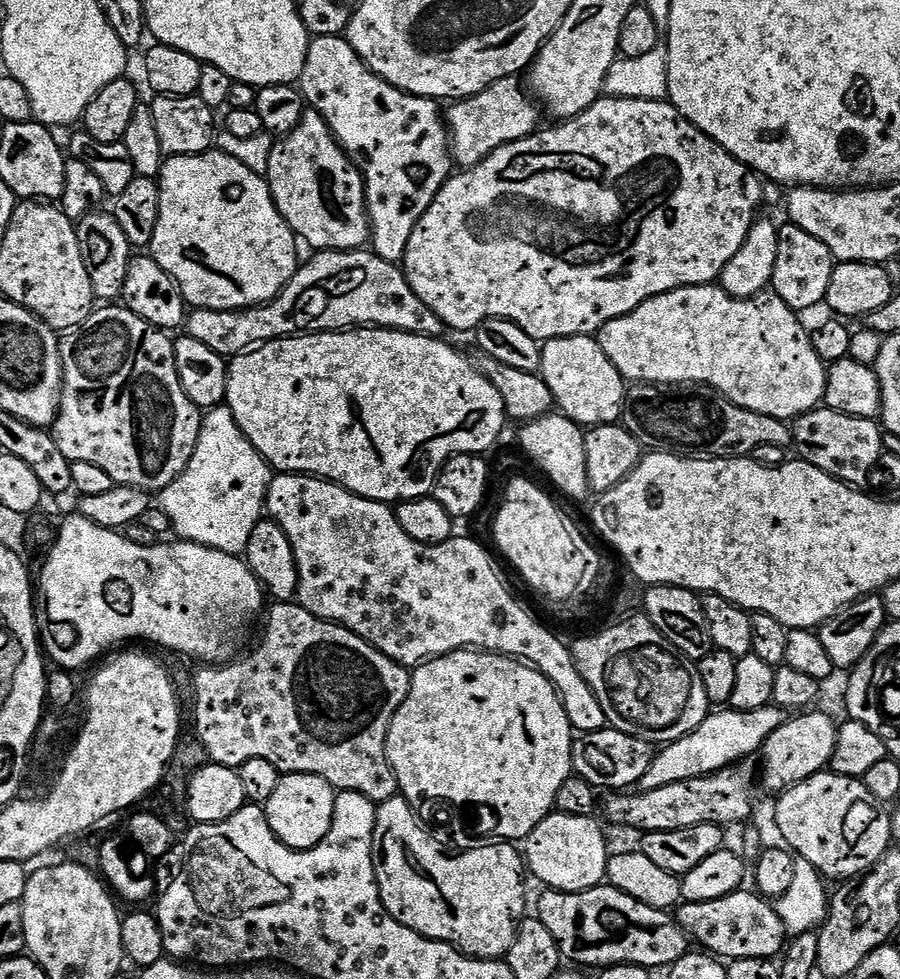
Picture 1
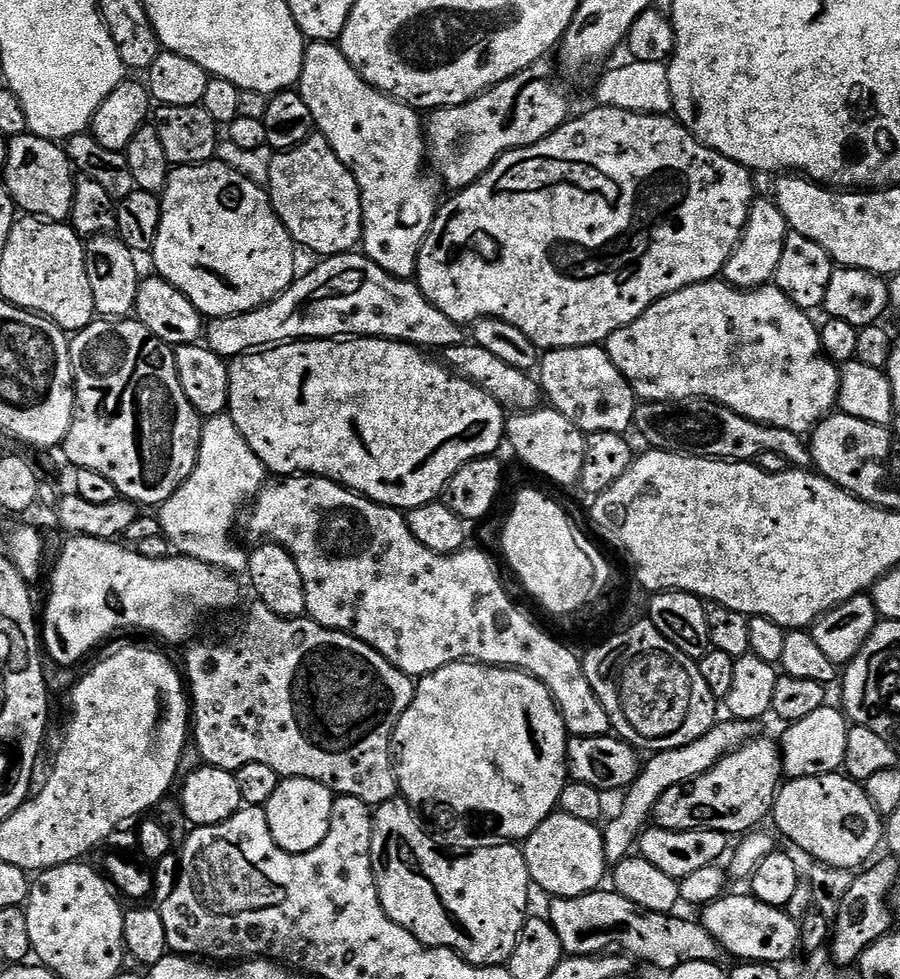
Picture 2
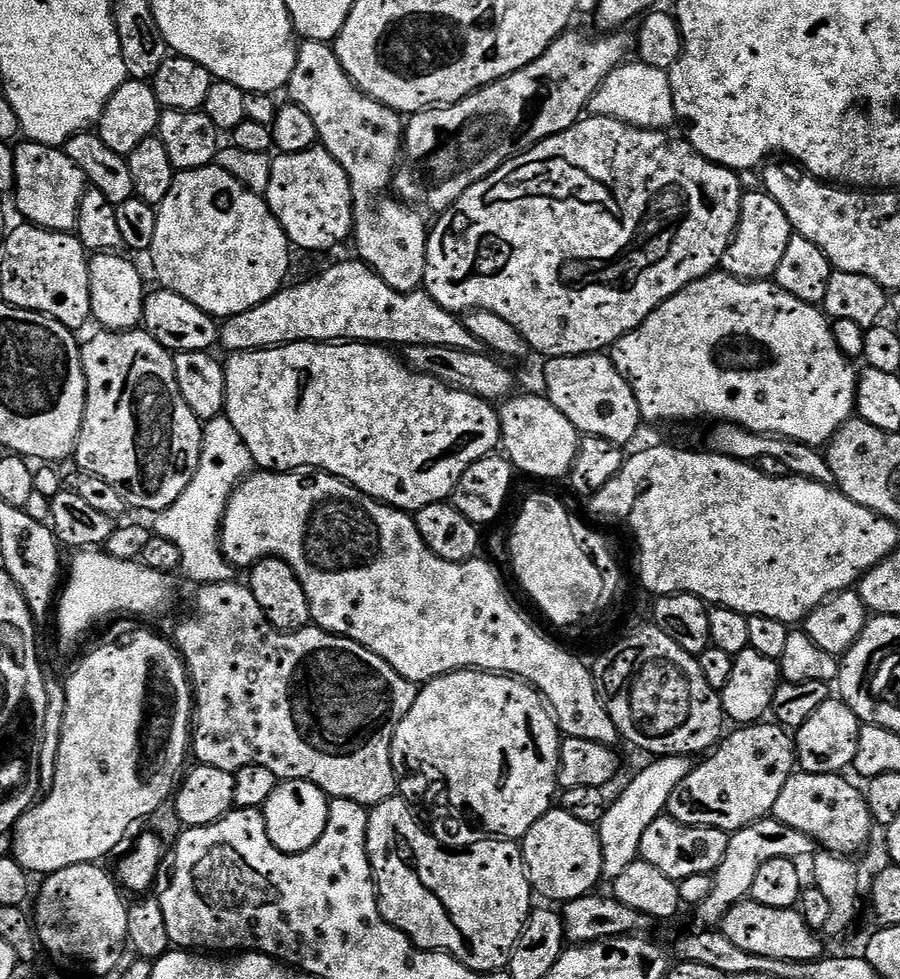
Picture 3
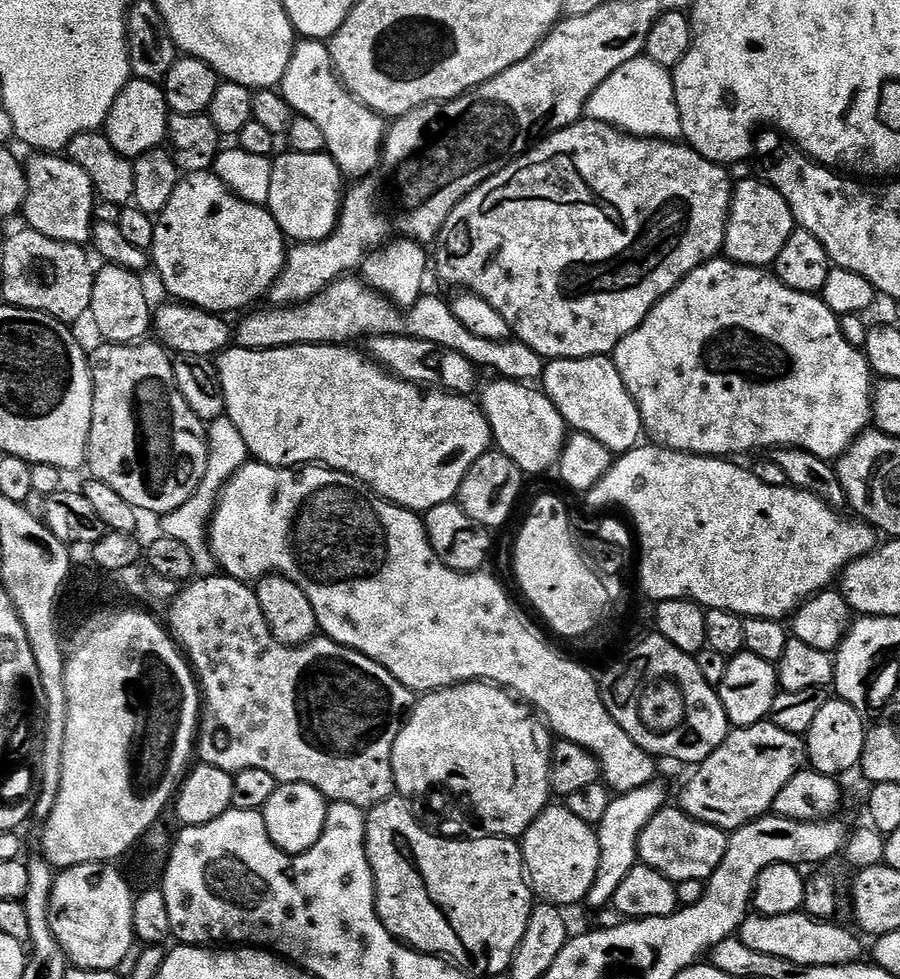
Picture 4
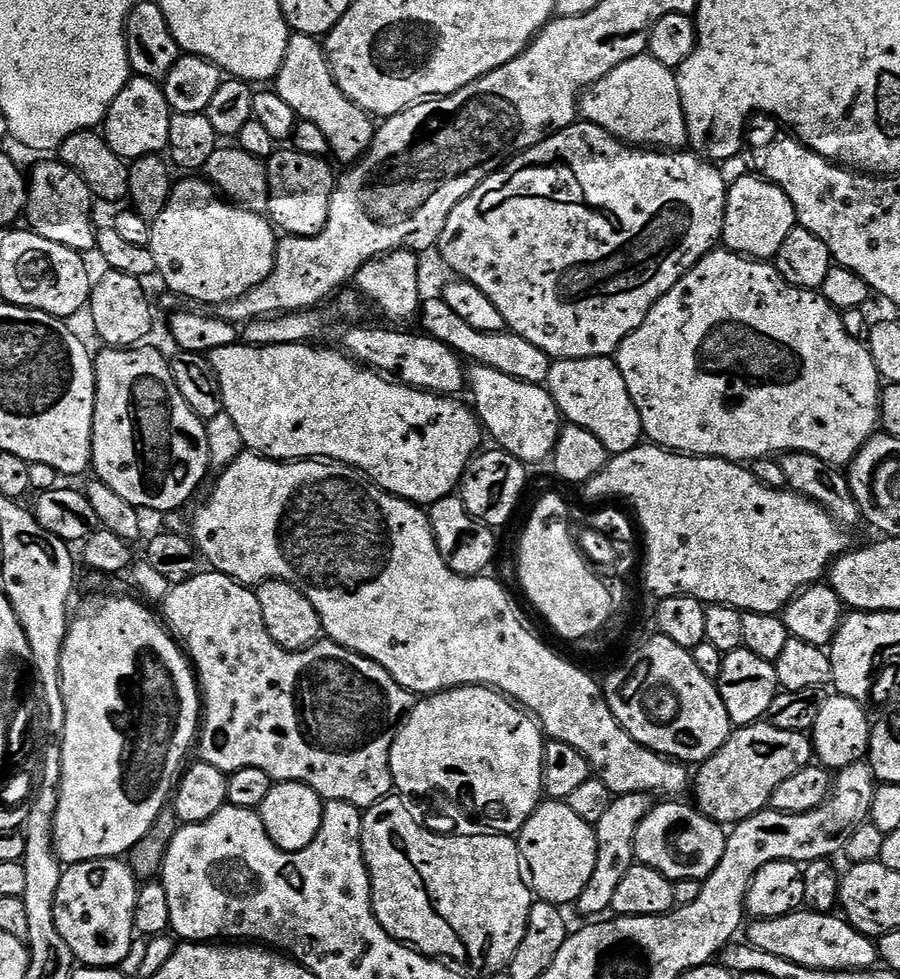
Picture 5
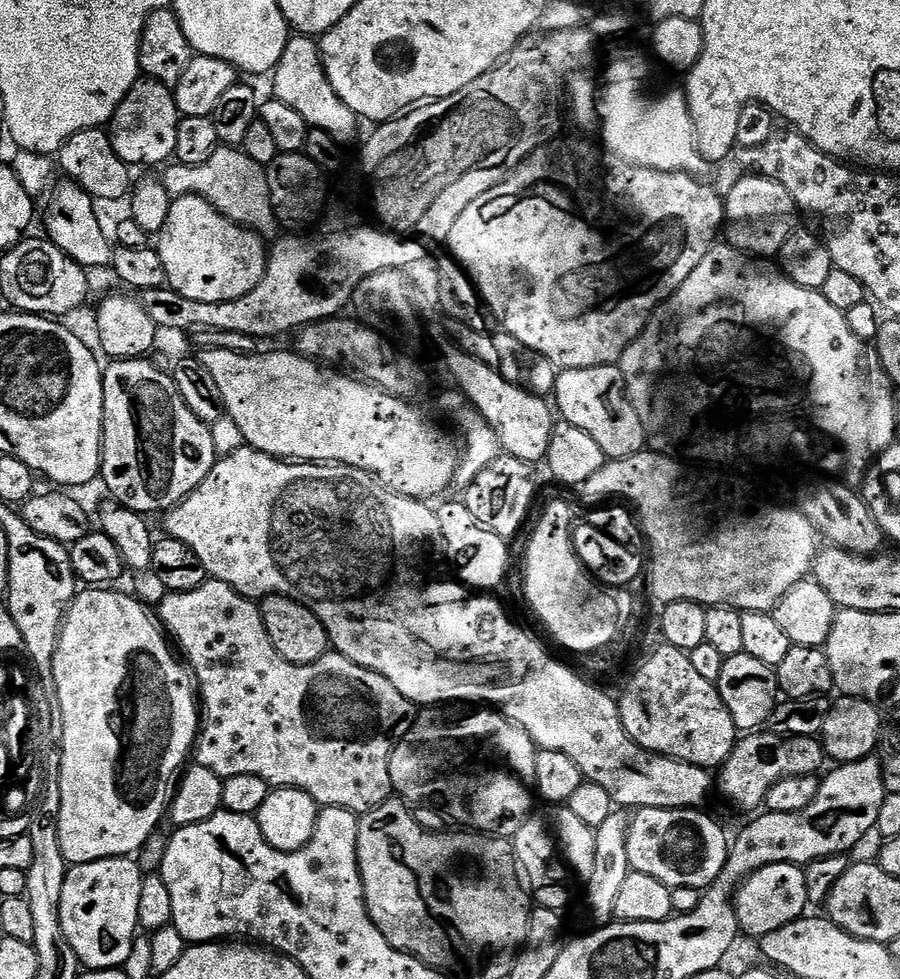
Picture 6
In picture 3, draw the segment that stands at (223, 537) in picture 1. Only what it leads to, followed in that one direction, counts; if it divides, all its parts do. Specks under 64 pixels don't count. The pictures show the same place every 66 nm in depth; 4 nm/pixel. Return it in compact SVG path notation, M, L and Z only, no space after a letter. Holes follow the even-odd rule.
M227 415L215 416L203 425L203 430L202 454L198 458L198 470L194 478L190 478L190 486L178 494L178 502L155 513L153 520L156 521L150 524L155 535L178 546L182 554L180 568L196 586L226 584L237 579L237 569L220 549L220 523L224 520L232 493L241 482L248 479L254 468L250 450L246 442L242 442L242 434L234 430Z

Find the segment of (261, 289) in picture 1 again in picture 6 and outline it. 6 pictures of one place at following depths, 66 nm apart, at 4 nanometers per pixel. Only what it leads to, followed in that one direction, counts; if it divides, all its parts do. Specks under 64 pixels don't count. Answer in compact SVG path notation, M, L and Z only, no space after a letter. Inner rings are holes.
M185 194L175 197L170 206L170 214L166 214L166 226L162 226L158 240L158 251L168 279L167 287L186 298L194 298L194 302L230 302L234 298L242 298L250 294L258 282L262 282L268 265L269 249L266 244L264 248L260 241L263 239L251 228L235 224L223 216L205 196Z

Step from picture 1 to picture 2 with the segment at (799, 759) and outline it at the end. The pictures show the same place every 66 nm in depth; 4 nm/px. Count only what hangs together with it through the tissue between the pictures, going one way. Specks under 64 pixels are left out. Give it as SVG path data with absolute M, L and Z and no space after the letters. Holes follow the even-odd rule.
M831 706L819 708L814 710L814 714L791 721L785 727L788 729L785 730L784 737L779 737L778 745L783 775L788 780L807 776L831 776L843 769L850 721L839 707L836 708Z

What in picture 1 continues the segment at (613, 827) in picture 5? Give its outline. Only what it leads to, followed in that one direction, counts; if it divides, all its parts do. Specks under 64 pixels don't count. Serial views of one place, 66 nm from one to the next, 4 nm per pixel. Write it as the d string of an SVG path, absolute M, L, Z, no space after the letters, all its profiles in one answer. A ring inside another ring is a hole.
M769 706L762 710L738 712L735 710L712 710L690 734L678 738L674 742L663 745L653 755L650 770L639 782L640 792L658 790L659 787L669 786L671 783L682 782L688 779L698 779L712 776L724 768L730 768L740 761L755 757L763 749L764 743L782 726L786 719L783 708Z

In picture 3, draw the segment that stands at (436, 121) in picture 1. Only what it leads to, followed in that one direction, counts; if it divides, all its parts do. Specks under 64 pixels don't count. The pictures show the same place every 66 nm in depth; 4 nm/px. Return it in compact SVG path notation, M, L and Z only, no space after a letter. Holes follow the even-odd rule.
M304 40L299 45L294 74L287 82L286 92L292 95L289 96L291 103L302 106L302 110L310 114L319 143L342 166L342 170L346 170L348 181L352 183L355 255L376 272L382 282L386 282L386 286L403 293L417 291L423 285L426 274L429 225L424 225L423 218L416 213L419 211L411 203L399 199L380 200L380 195L393 183L394 173L402 159L406 124L401 113L395 108L388 108L381 100L366 95L346 74L342 62L336 56L335 47L323 40Z

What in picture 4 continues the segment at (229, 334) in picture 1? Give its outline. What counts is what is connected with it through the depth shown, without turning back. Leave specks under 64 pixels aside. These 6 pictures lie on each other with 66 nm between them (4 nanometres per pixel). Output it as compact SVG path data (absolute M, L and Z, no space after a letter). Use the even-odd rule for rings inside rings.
M349 274L300 304L268 306L265 312L249 311L249 316L240 325L235 325L234 340L241 348L261 352L291 344L347 345L356 342L352 340L359 336L409 336L422 338L426 342L438 342L438 346L470 358L481 369L496 368L495 375L505 380L536 382L543 377L546 361L533 348L515 338L491 340L470 334L470 330L466 330L466 326L454 318L452 305L447 299L439 300L436 296L428 295L421 295L415 304L403 308L364 283L363 279Z

